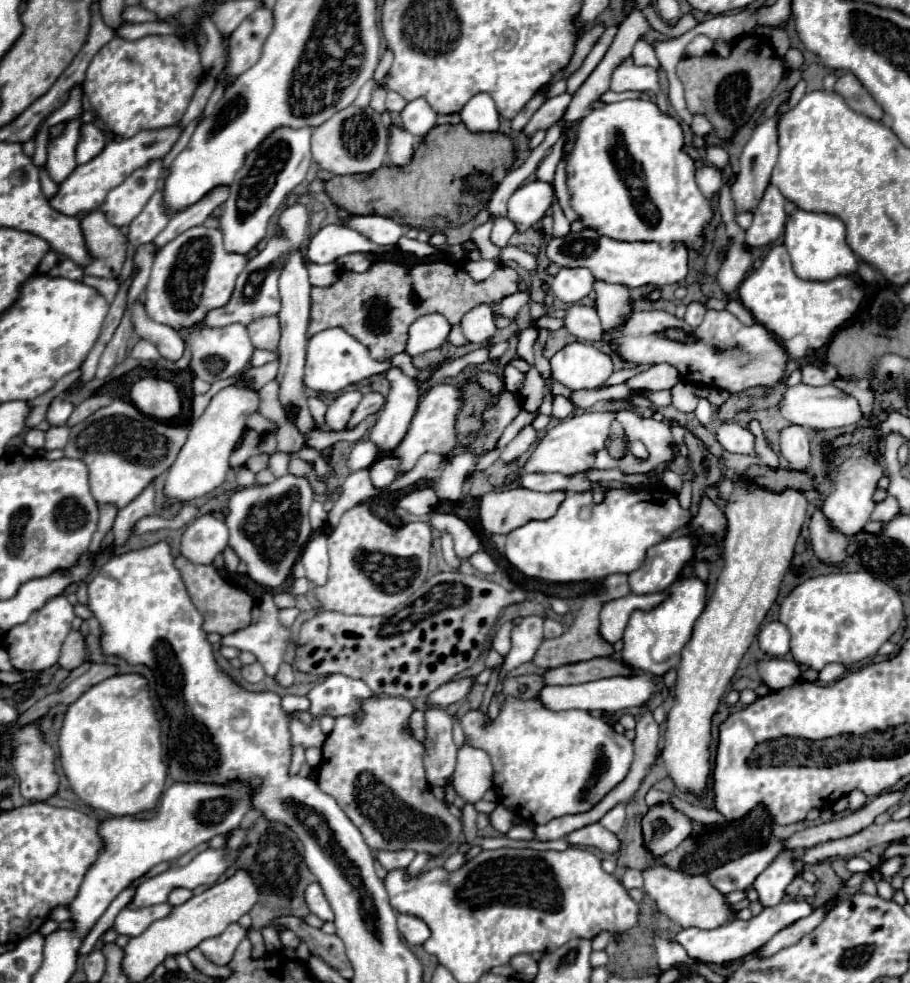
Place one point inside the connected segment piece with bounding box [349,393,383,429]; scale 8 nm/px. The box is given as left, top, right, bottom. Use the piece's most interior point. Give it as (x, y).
(372, 402)

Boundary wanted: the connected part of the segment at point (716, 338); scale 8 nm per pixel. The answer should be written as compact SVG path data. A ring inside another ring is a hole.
M635 311L631 315L631 319L617 331L613 331L613 339L617 341L621 355L625 361L635 363L635 365L657 365L657 363L669 363L673 365L681 377L687 375L687 383L695 383L695 385L705 385L705 387L717 387L723 391L729 391L731 395L743 393L751 387L765 387L771 389L777 383L781 383L785 379L785 371L787 371L787 363L789 363L789 355L785 351L783 345L779 345L779 341L759 323L753 323L751 327L743 325L735 315L731 315L729 311L709 311L703 319L703 323L699 327L691 327L687 325L683 319L677 319L675 315L669 315L665 311ZM673 329L675 337L669 337L667 331Z

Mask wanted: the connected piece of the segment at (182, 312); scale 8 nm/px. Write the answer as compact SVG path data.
M203 225L187 229L155 255L151 279L145 289L147 315L173 329L203 321L209 309L221 307L229 301L235 279L245 269L245 263L245 255L225 251L221 229L209 229Z

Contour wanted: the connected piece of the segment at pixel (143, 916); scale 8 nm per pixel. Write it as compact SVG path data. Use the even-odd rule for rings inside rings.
M165 901L165 903L159 903L159 905L151 905L151 907L145 907L145 909L123 909L113 927L117 929L117 933L121 935L129 935L129 937L139 937L153 921L157 919L163 919L171 913L171 905Z

